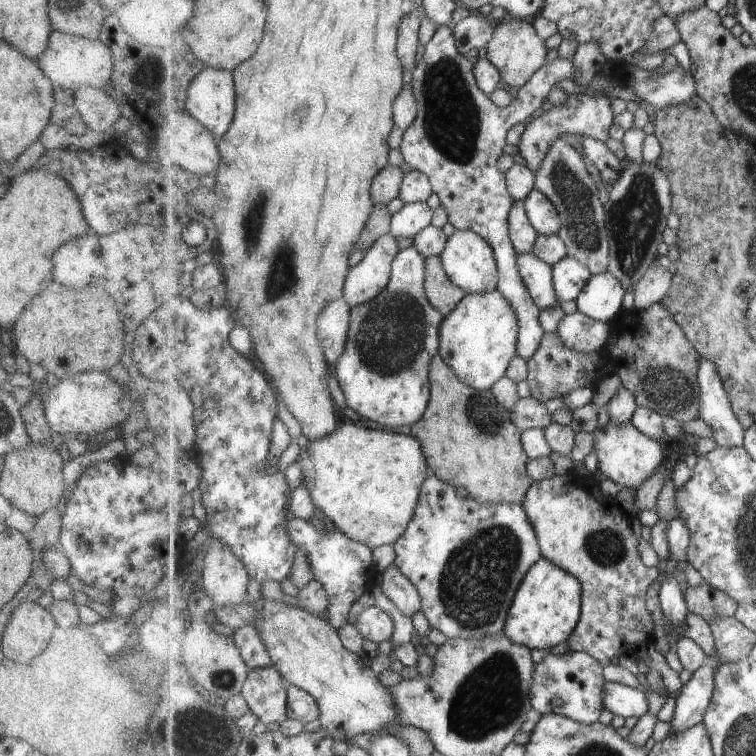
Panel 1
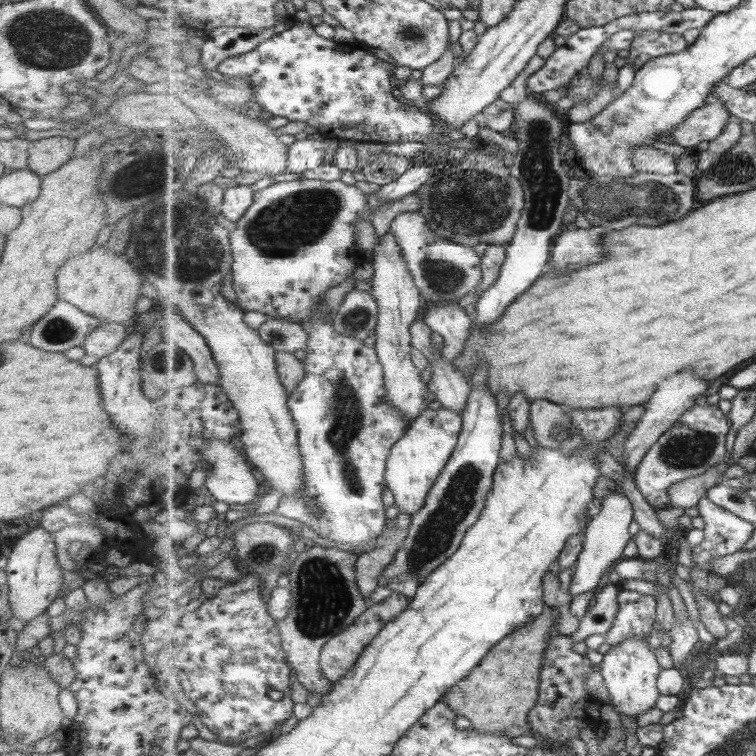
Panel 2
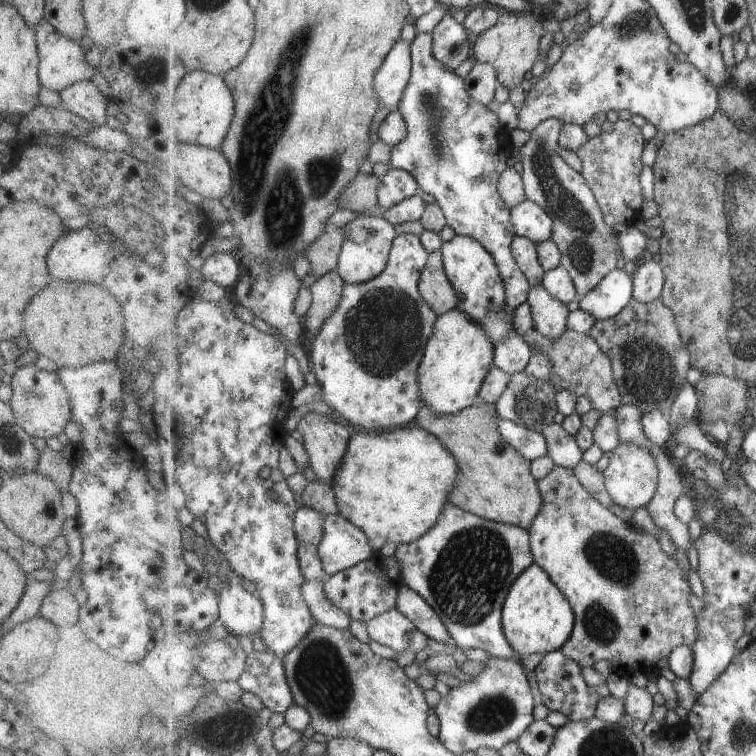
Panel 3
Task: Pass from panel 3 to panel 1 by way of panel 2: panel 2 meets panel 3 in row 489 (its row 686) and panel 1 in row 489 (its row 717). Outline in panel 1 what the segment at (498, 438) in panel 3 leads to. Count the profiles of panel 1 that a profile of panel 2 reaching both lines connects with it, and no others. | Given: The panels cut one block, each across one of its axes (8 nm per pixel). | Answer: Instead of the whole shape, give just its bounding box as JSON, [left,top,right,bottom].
[410,353,534,504]

